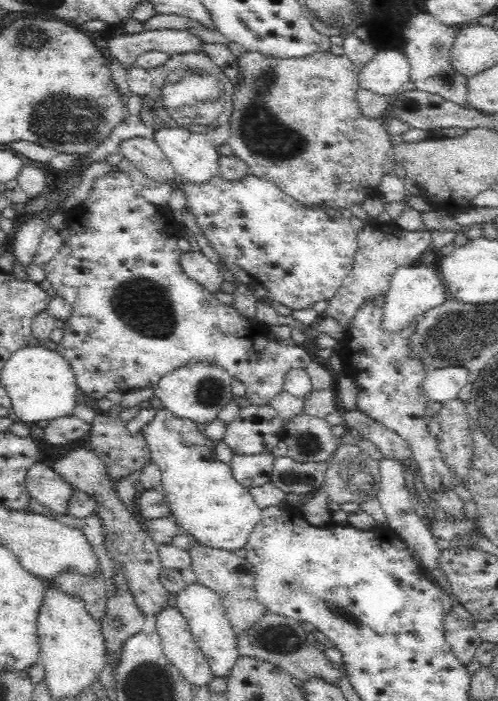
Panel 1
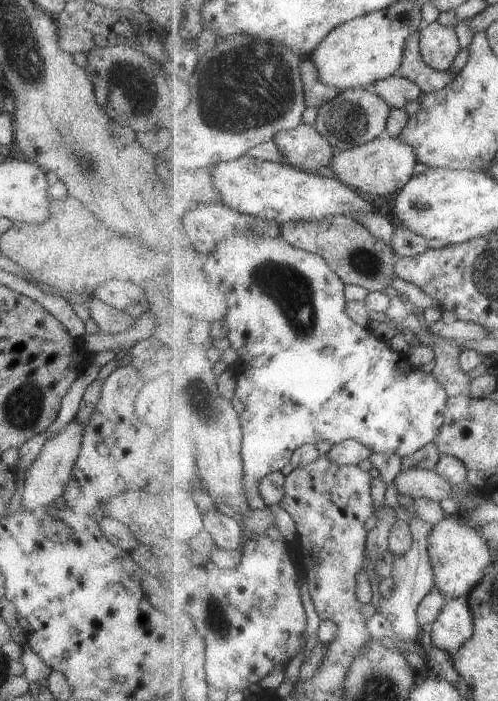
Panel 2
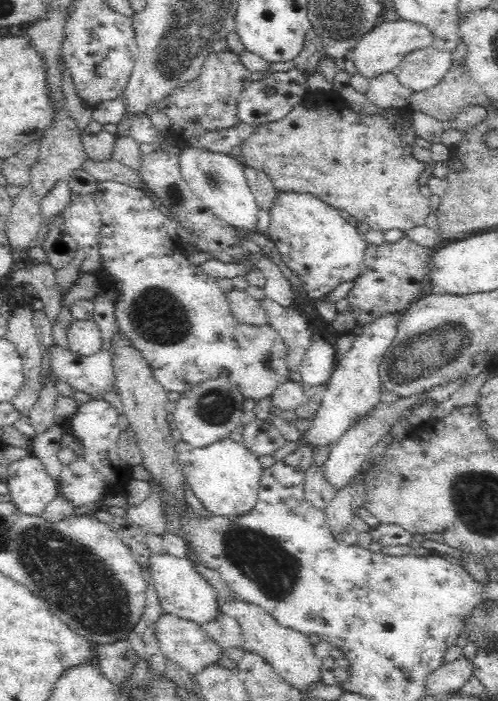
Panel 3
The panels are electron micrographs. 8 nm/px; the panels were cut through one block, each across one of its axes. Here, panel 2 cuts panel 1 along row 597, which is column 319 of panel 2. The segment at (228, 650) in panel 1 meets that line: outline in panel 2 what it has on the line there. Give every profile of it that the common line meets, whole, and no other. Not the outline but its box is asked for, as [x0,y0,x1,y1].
[210,155,376,223]

